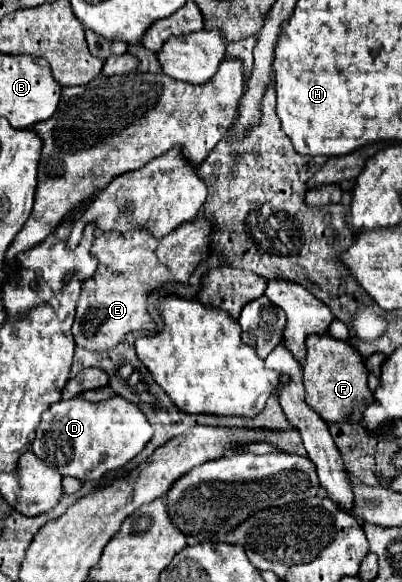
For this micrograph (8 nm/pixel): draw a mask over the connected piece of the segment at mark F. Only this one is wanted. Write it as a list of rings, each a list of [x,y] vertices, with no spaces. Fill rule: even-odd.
[[[329,333],[309,335],[307,341],[307,357],[303,363],[303,385],[305,385],[305,403],[315,409],[327,423],[345,421],[357,423],[365,405],[373,401],[373,393],[367,387],[367,367],[361,353],[351,347],[347,341],[335,339]]]

